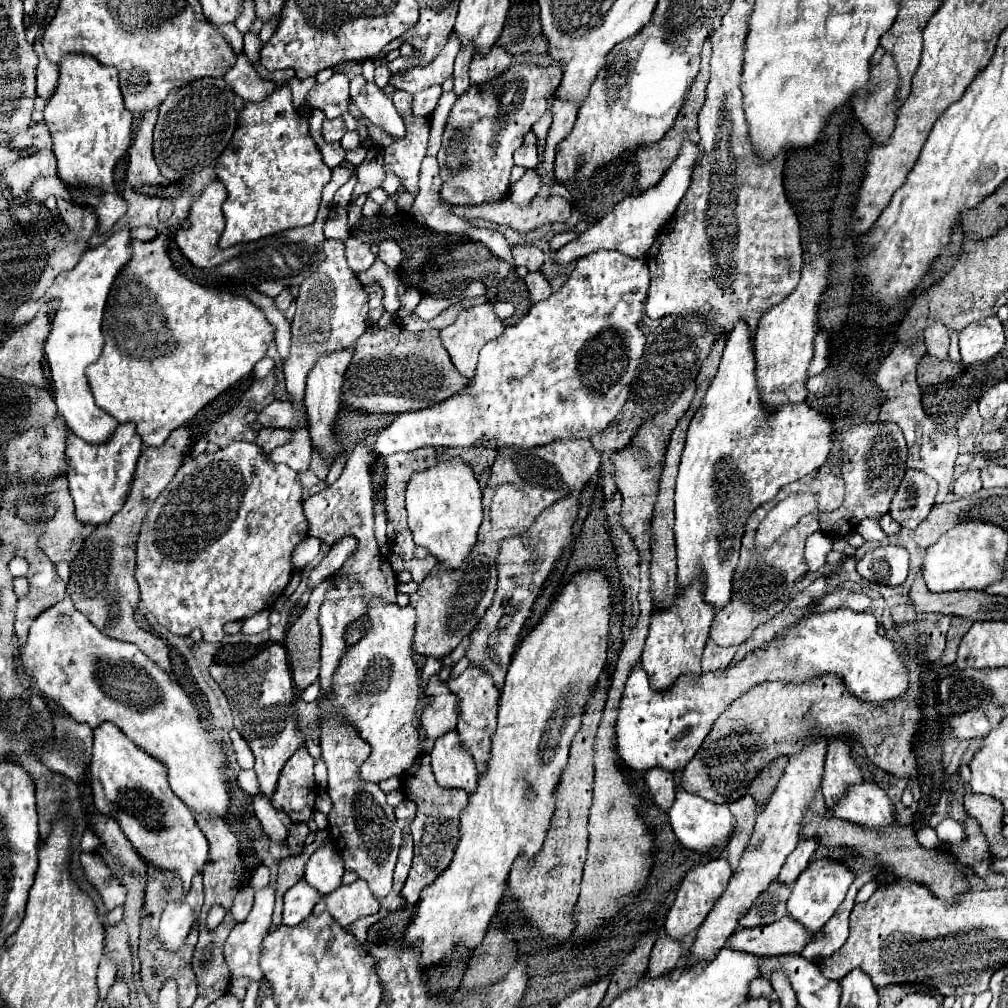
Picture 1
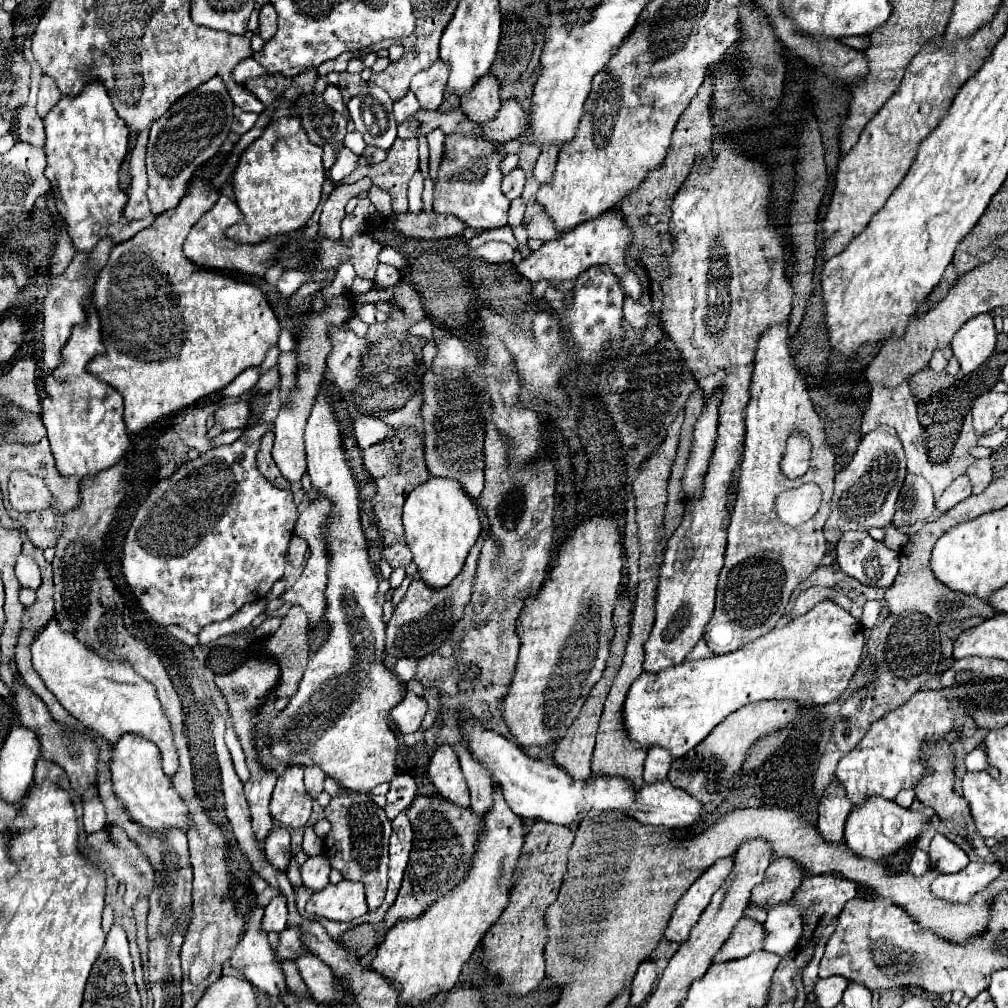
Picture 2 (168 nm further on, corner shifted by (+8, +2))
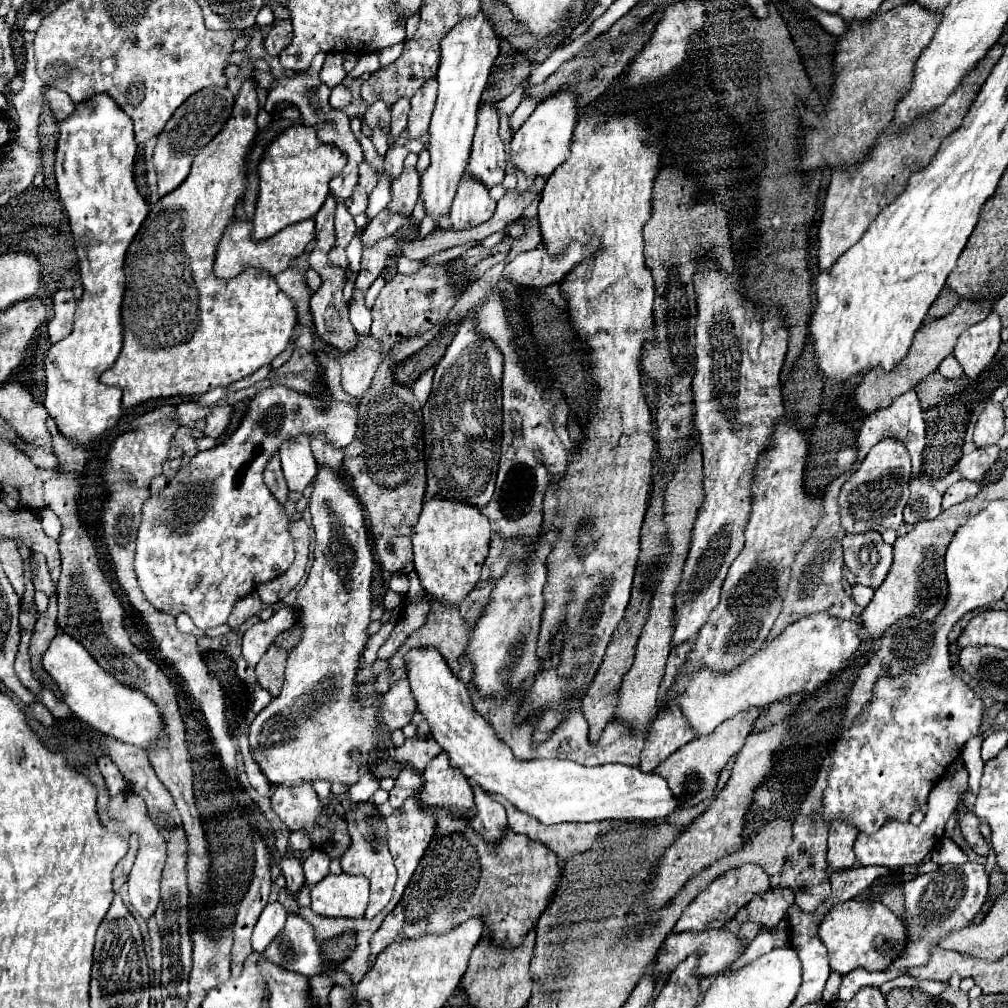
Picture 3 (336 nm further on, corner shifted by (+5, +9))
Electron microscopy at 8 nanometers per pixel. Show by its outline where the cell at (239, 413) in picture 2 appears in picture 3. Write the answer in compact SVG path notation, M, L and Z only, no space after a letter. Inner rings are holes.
M225 404L225 406L215 406L209 414L207 414L207 428L205 428L205 436L211 438L219 438L225 428L229 426L233 416L233 406Z

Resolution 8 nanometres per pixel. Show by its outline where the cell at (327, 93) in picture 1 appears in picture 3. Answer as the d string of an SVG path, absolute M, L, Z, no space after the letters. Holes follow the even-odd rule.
M337 84L333 90L331 90L331 106L335 106L335 108L343 108L343 106L347 106L349 102L351 102L351 92L349 92L349 88L347 86L343 86L343 84Z

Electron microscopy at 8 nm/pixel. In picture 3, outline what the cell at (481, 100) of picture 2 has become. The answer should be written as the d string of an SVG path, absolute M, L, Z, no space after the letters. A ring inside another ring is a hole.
M495 102L481 104L477 112L477 128L473 136L473 148L467 172L473 178L485 182L485 186L489 188L503 182L507 168L505 146L499 138L498 126L497 104Z

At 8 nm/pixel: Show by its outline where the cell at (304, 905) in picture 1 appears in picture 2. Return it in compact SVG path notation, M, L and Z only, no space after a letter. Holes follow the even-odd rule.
M282 895L274 897L268 907L264 909L262 917L262 931L264 933L280 933L286 929L286 919L288 919L288 909L286 909L286 899Z

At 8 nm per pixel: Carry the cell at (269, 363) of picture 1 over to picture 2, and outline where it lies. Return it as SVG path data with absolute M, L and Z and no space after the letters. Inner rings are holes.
M256 367L256 369L246 369L244 373L240 373L240 375L222 391L222 395L224 395L224 397L240 397L242 393L250 391L250 389L256 385L258 377L260 377L260 369L258 369L258 367Z

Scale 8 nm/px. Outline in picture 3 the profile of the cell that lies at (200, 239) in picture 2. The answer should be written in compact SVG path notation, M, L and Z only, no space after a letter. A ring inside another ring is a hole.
M231 218L231 222L227 224L219 246L217 246L217 254L215 254L215 264L213 264L213 272L219 278L233 278L249 268L255 268L259 272L267 272L269 276L275 276L283 270L287 270L289 260L299 256L305 246L315 238L315 220L303 220L297 224L291 224L287 228L283 228L279 234L271 236L269 242L255 242L251 238L251 222L249 220L241 220L241 218Z

